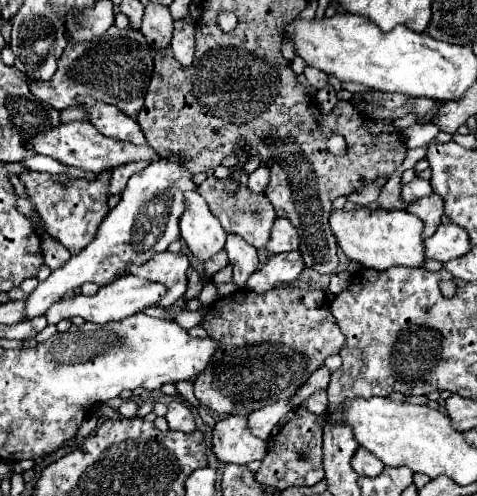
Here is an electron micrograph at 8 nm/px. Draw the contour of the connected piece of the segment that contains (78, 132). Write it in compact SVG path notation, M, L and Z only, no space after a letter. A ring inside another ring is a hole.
M70 122L70 124L60 124L58 128L36 136L28 142L30 150L34 150L36 154L46 154L62 164L68 166L76 166L80 170L88 170L94 174L100 174L102 170L112 170L116 166L122 166L126 162L138 162L138 160L146 160L146 162L154 162L160 156L154 154L154 148L150 144L142 144L136 146L132 142L122 142L122 140L112 140L102 136L90 122Z

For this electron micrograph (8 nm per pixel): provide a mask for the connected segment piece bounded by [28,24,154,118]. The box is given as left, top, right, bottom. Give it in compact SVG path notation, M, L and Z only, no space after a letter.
M114 24L106 30L106 34L92 38L90 42L80 42L68 46L58 60L58 70L50 82L28 80L30 92L54 106L56 110L66 110L70 106L78 106L80 96L92 96L104 104L112 104L120 108L130 118L136 118L142 110L146 88L152 76L154 48L148 46L146 38L142 38L140 30L134 28L116 28Z

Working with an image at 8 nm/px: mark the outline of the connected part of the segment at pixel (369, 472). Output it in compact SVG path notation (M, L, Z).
M358 448L354 458L352 458L352 468L360 474L360 476L378 476L382 474L382 470L386 468L382 462L378 462L378 458L374 458L374 454L370 454L368 450Z

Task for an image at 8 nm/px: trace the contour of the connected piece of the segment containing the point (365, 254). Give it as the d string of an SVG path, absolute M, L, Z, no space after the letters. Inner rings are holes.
M356 208L356 210L336 210L330 214L330 228L338 240L338 246L350 260L362 262L364 268L388 270L392 266L422 268L426 264L426 248L422 240L424 222L410 216L404 210L380 210L380 208Z

